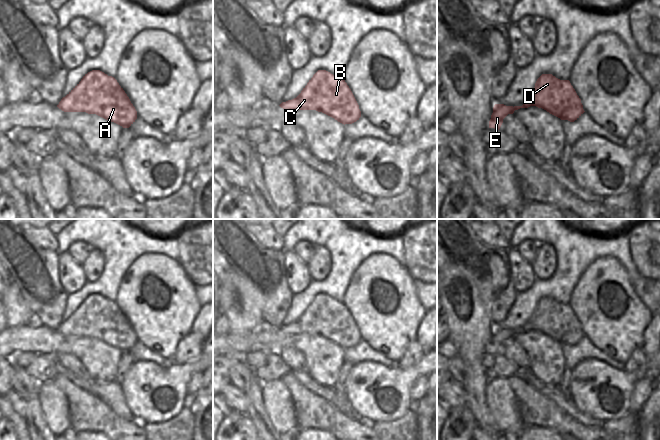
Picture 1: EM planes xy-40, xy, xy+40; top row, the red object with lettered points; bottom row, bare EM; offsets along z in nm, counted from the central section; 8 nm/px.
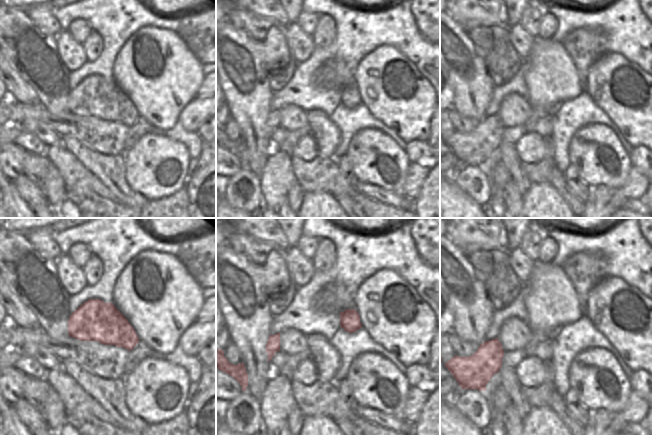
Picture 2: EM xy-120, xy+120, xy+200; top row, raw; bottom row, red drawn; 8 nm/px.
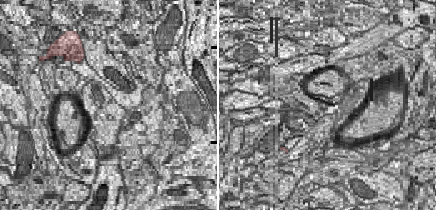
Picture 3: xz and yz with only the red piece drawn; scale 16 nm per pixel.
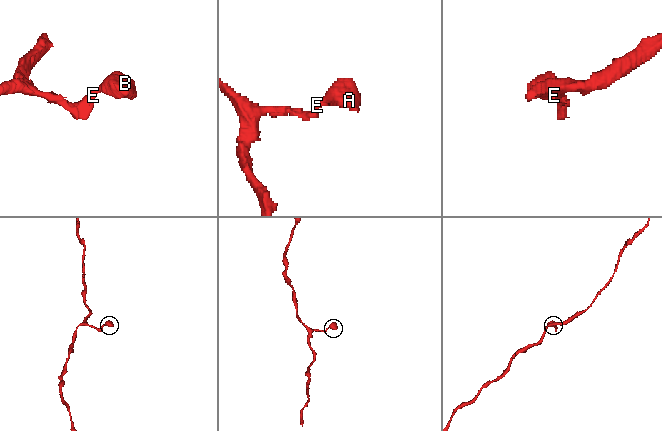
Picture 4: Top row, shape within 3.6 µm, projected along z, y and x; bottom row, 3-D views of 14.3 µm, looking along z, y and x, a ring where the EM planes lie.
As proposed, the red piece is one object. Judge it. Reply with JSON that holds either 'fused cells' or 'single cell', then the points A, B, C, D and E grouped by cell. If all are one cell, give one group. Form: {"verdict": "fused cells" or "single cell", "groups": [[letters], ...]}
{"verdict": "single cell", "groups": [["A", "B", "C", "D", "E"]]}

